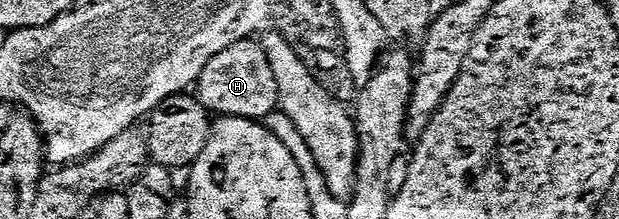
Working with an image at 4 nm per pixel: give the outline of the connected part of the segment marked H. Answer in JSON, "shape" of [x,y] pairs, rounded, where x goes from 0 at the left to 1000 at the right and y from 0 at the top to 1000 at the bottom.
{"shape":[[[397,174],[370,205],[360,237],[351,242],[321,342],[320,374],[312,397],[312,429],[342,530],[425,553],[438,502],[451,489],[441,315],[435,315],[435,279],[423,210],[409,192]]]}

